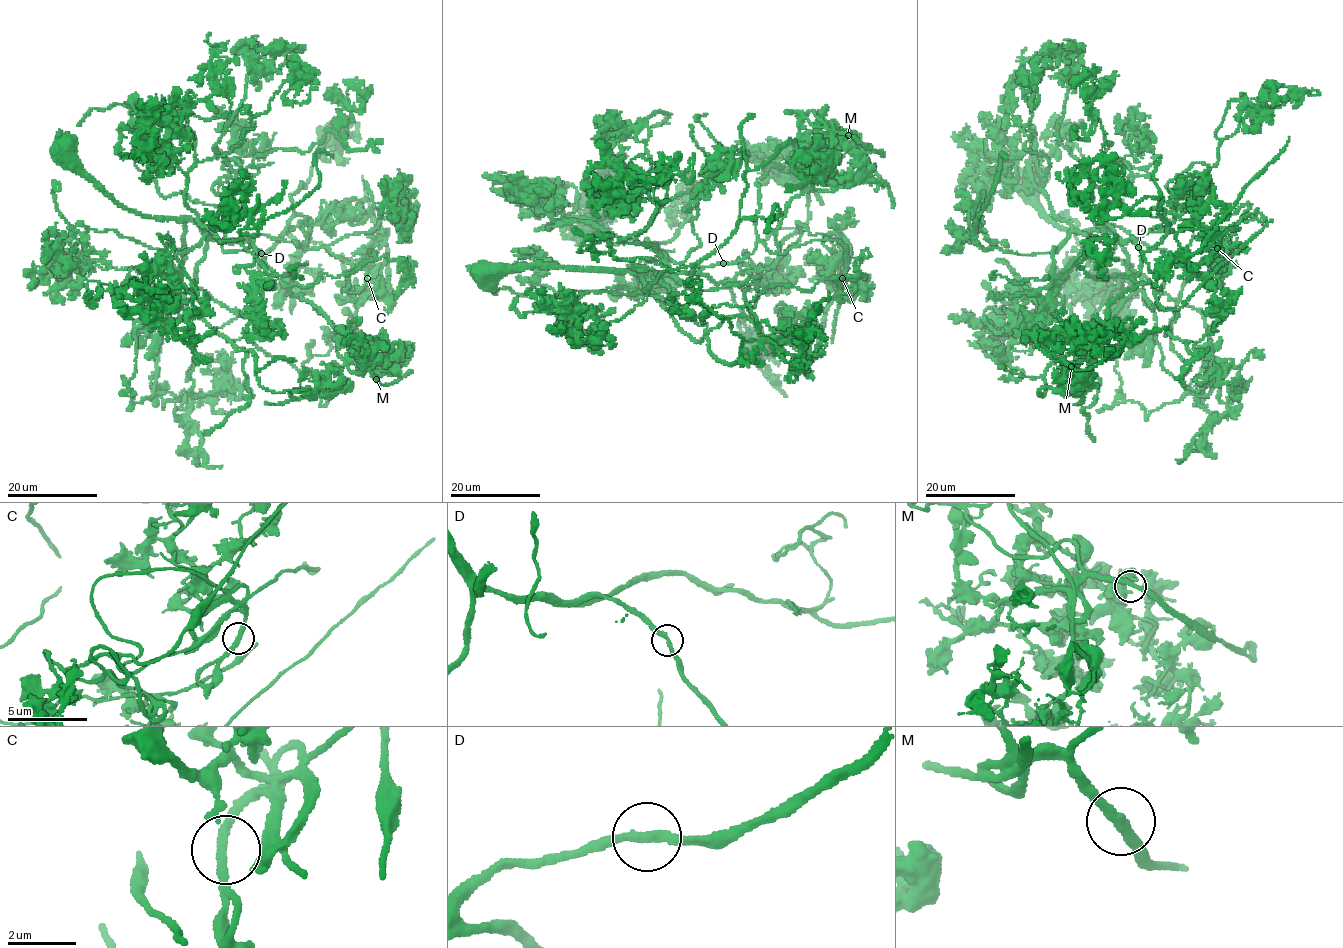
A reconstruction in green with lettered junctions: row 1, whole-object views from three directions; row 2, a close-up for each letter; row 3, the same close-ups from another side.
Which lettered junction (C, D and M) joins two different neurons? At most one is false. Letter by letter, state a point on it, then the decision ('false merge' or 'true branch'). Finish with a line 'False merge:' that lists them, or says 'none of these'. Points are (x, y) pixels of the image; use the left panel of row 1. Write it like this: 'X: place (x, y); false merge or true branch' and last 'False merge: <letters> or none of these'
C: place (367, 278); true branch
D: place (261, 253); true branch
M: place (376, 379); true branch
False merge: none of these

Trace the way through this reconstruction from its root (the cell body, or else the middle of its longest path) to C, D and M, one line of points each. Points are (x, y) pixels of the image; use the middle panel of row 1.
C: (482, 273), (560, 265), (726, 283), (771, 268), (800, 238), (798, 223), (812, 236), (839, 235), (842, 278)
D: (482, 273), (480, 278), (530, 265), (558, 265), (644, 273), (698, 273), (704, 267), (723, 263)
M: (482, 273), (698, 273), (758, 241), (775, 253), (791, 200), (828, 166), (834, 134), (848, 134)

